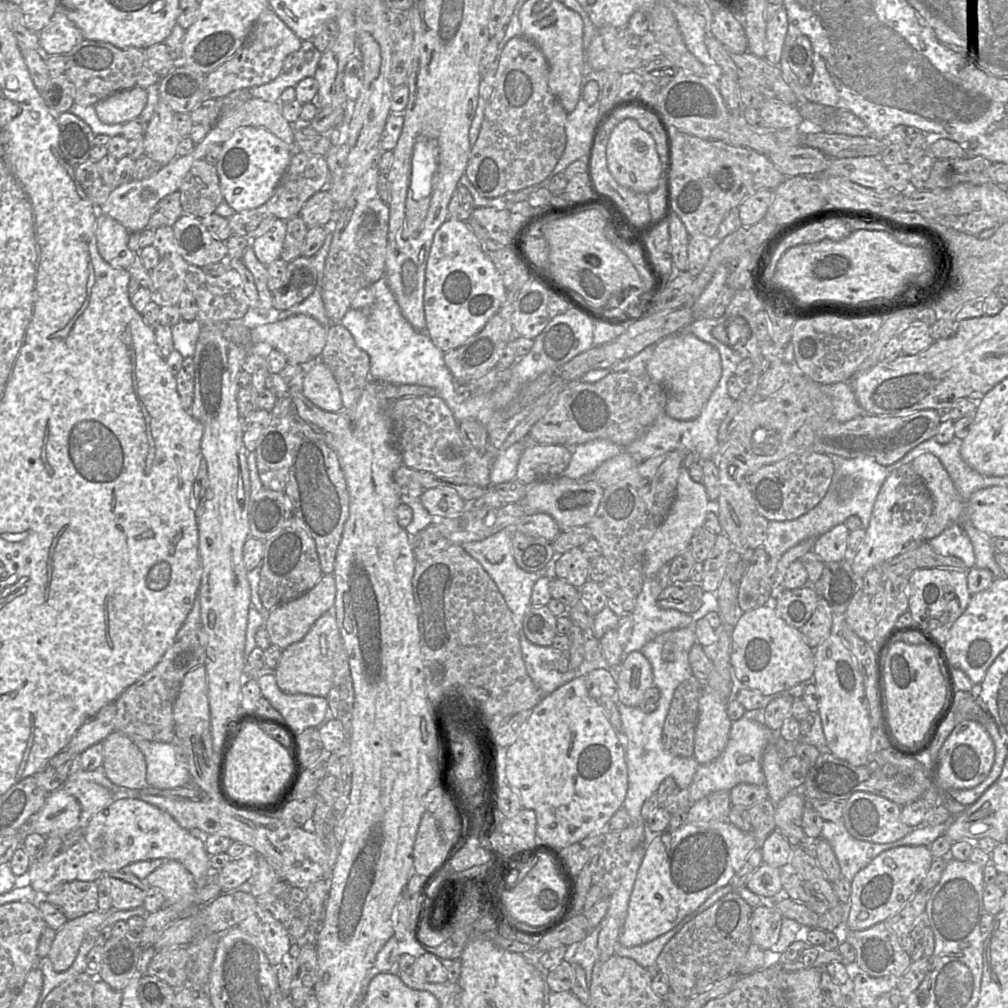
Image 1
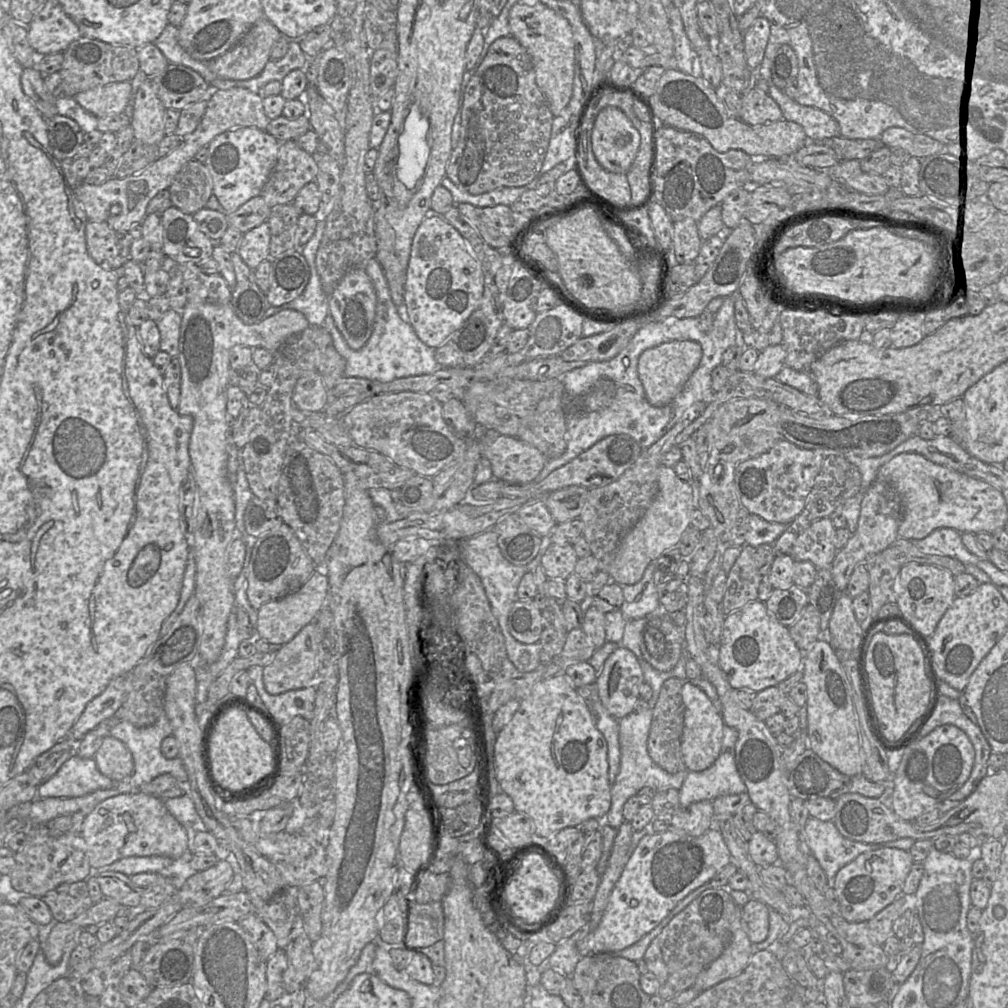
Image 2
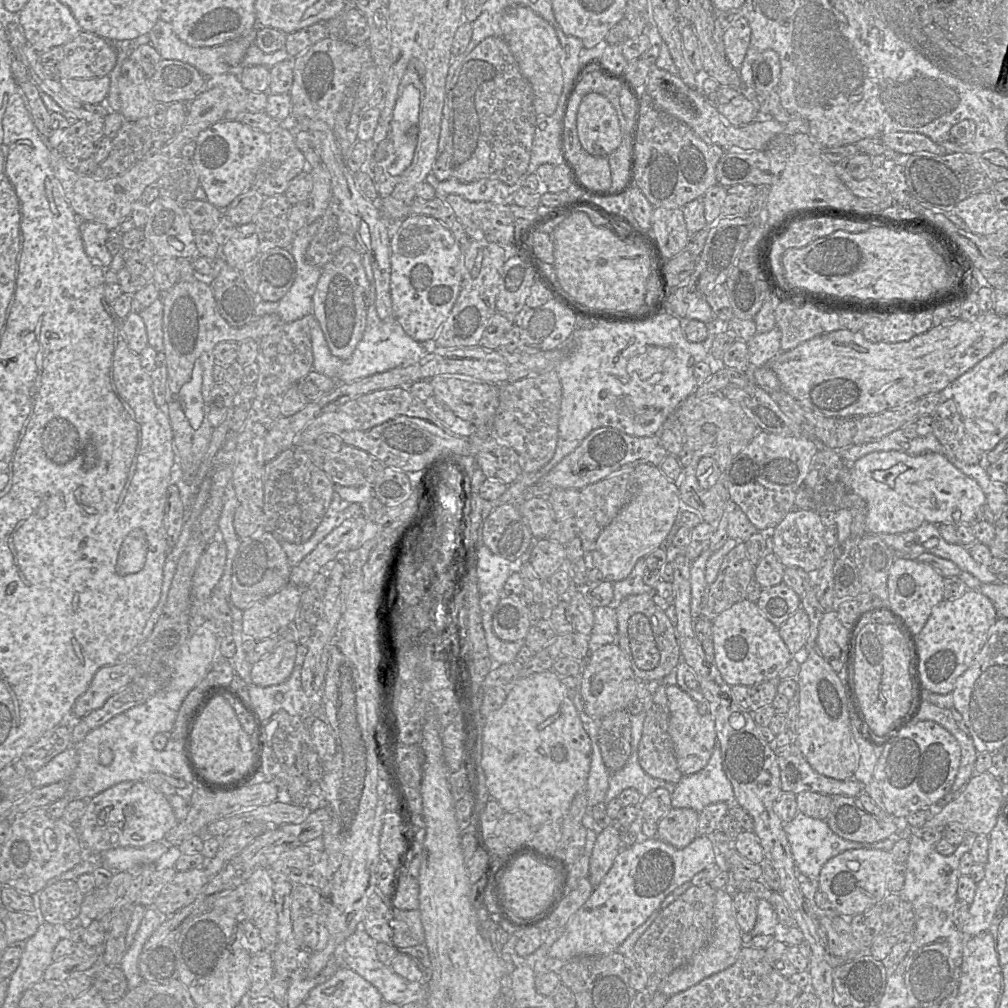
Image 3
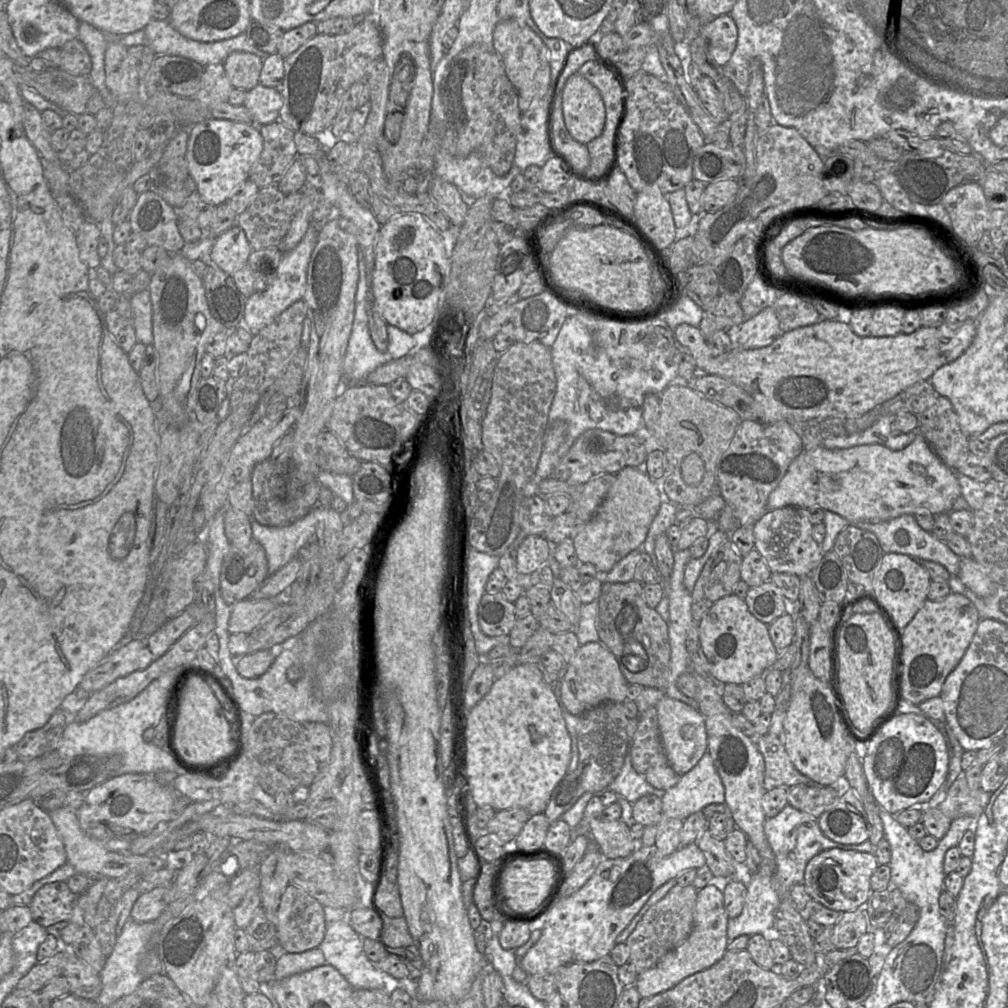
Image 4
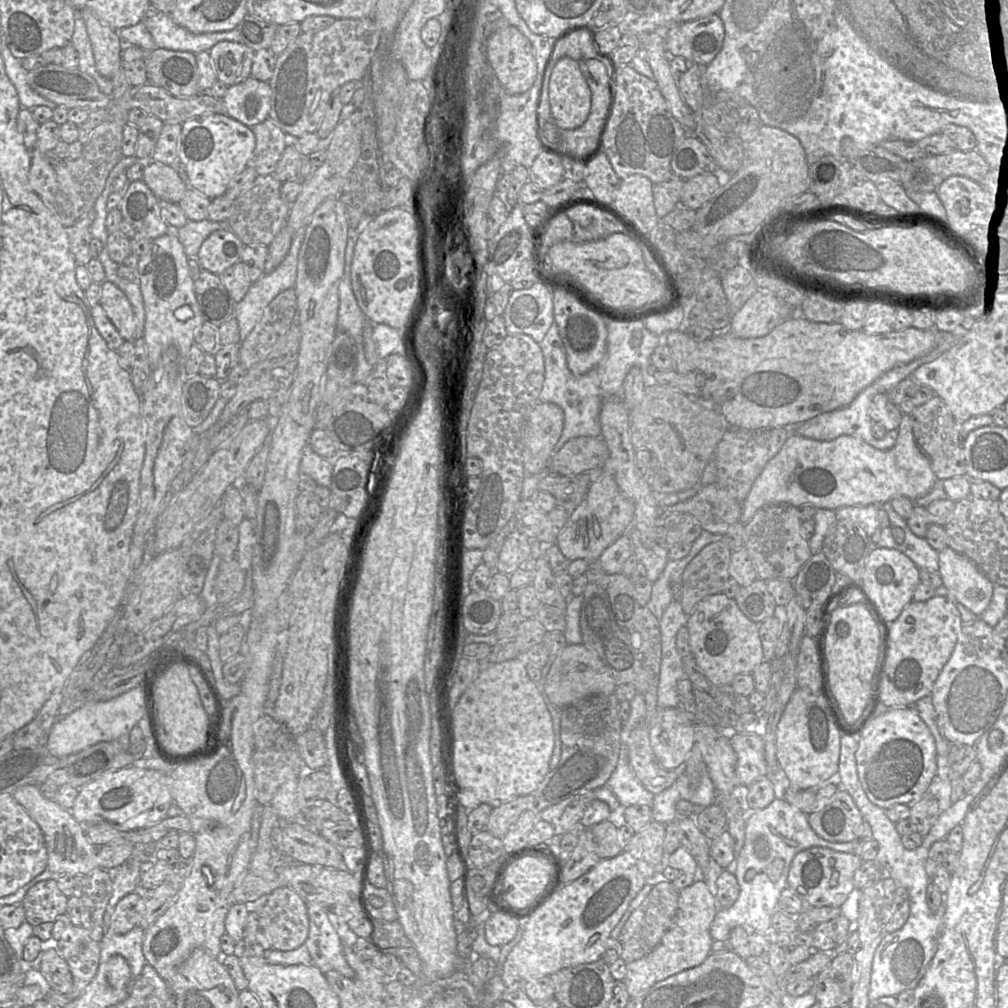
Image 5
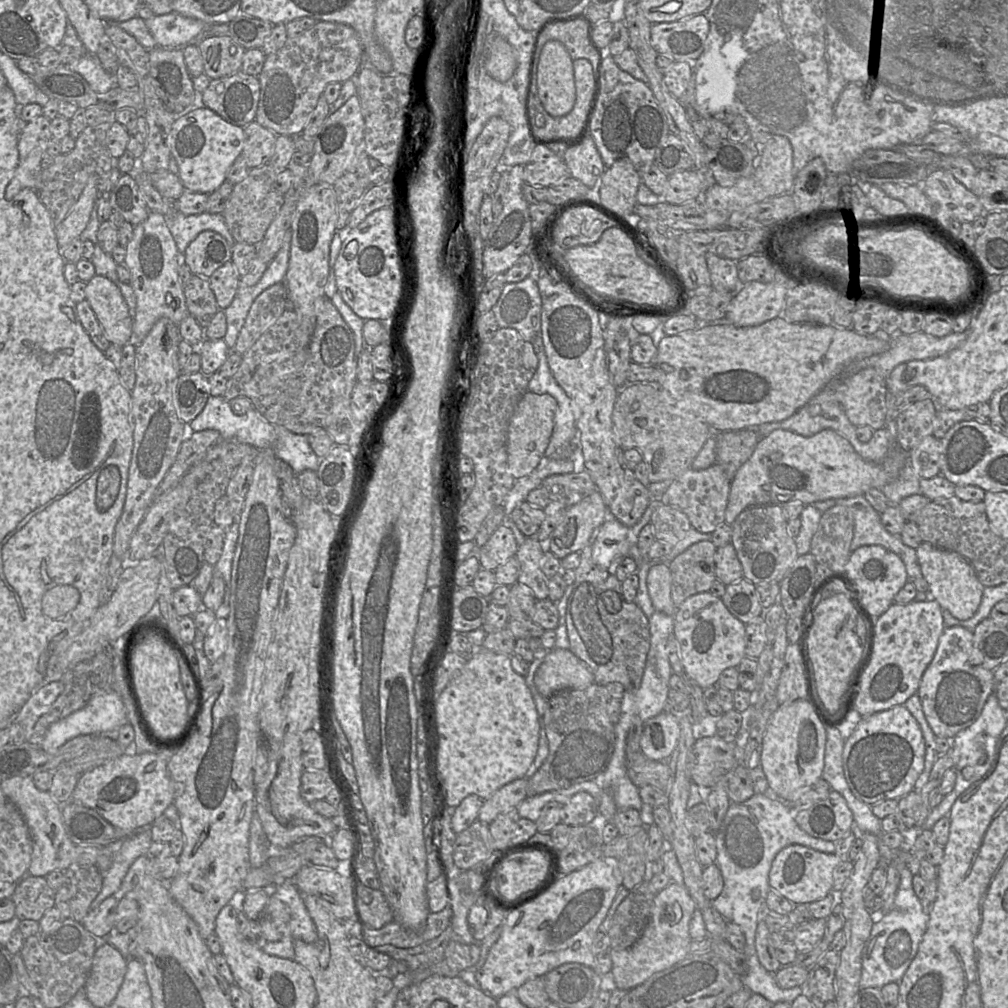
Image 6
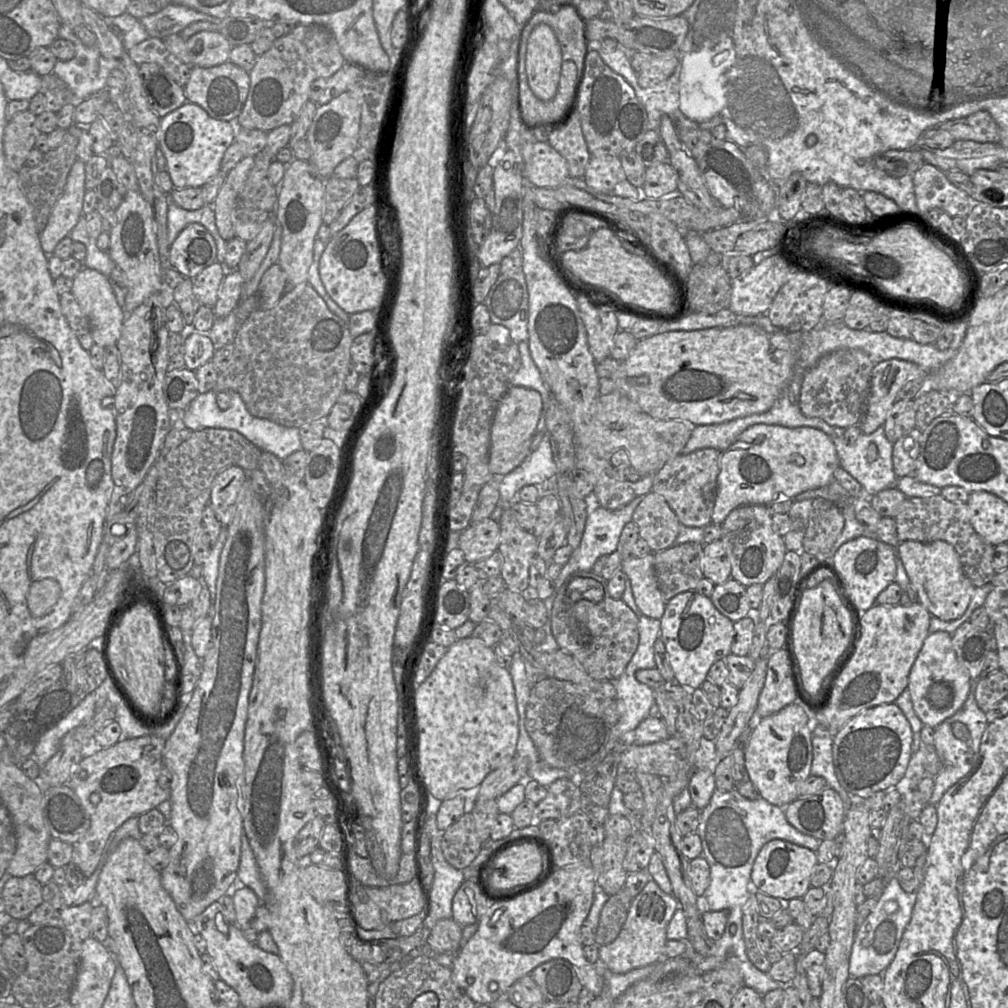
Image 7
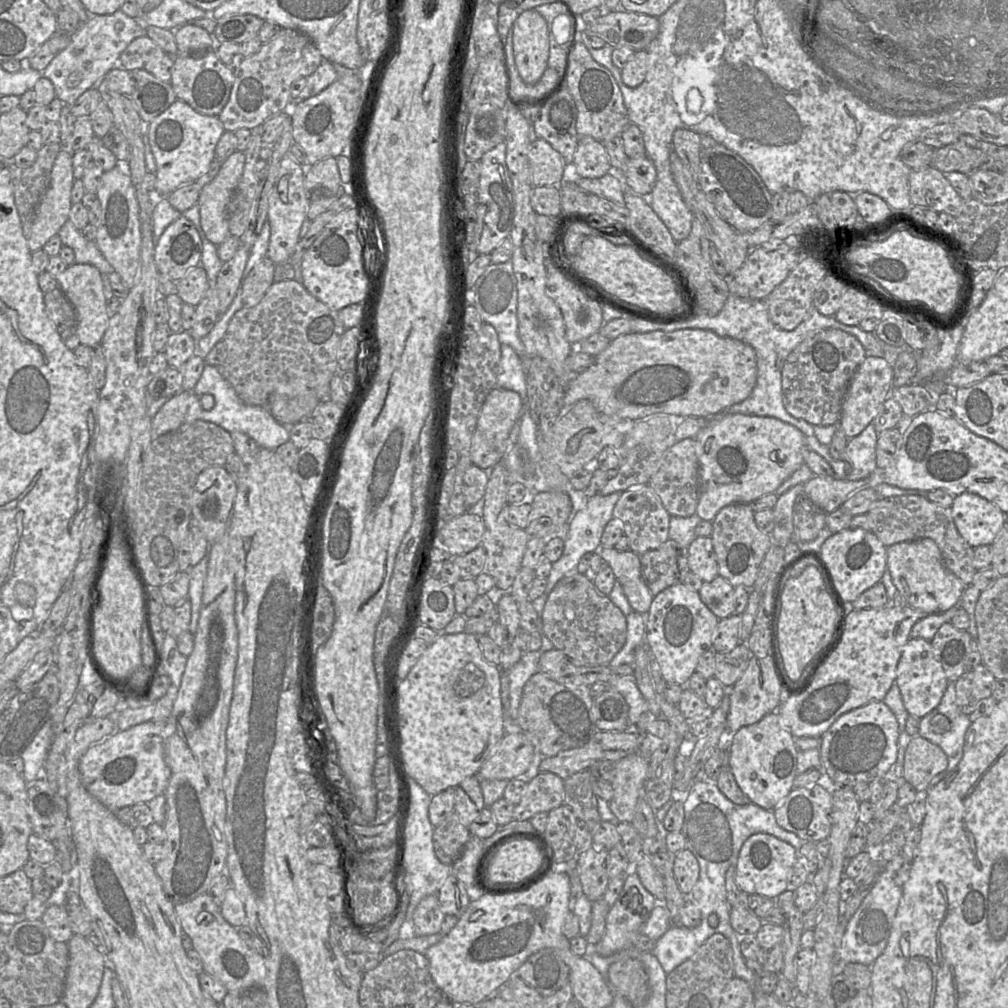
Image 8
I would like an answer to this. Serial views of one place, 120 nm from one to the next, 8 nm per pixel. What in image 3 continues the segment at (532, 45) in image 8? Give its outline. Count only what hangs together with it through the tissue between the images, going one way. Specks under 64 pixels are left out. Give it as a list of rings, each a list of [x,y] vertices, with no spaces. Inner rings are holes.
[[[586,94],[577,109],[576,128],[579,141],[589,154],[607,158],[621,144],[623,132],[617,112],[601,94]]]

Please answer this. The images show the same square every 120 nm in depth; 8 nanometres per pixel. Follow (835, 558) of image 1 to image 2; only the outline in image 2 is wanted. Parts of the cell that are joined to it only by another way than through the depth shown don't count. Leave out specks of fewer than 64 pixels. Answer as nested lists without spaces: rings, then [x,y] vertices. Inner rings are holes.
[[[829,517],[821,518],[813,522],[807,529],[799,534],[789,555],[795,561],[809,561],[817,569],[829,568],[835,558],[838,549],[835,547],[836,528],[833,526]]]

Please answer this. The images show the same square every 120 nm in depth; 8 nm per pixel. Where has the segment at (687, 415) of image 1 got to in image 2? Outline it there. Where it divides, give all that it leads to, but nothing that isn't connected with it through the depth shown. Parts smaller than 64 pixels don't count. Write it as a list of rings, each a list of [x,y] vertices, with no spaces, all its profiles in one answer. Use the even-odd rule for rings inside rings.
[[[672,340],[646,349],[639,357],[637,371],[647,400],[658,407],[669,404],[681,392],[701,358],[700,344],[691,340]]]

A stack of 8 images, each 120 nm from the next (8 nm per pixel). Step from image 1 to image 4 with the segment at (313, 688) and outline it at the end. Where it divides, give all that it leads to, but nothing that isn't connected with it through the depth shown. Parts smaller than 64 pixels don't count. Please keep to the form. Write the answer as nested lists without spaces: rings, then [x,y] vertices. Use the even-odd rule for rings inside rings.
[[[293,637],[269,650],[249,652],[236,660],[239,674],[245,678],[258,678],[262,676],[273,664],[276,657],[286,649],[292,649],[298,637]]]

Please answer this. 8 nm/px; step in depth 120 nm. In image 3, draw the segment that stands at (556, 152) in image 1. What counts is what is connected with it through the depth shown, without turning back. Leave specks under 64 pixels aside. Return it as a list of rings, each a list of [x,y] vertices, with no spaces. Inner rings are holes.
[[[488,37],[479,43],[471,52],[462,54],[457,60],[451,62],[447,81],[445,106],[441,133],[439,138],[438,154],[434,163],[432,173],[440,180],[458,180],[460,182],[472,182],[484,178],[497,178],[507,185],[515,184],[526,172],[531,155],[533,138],[536,130],[537,114],[534,110],[534,94],[530,83],[521,73],[519,66],[511,53],[506,42],[500,37]]]

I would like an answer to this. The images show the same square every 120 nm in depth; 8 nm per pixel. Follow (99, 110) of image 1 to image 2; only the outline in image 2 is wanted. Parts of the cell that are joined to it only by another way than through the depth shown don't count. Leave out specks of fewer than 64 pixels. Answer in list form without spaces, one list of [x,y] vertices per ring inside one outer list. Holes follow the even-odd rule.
[[[115,82],[80,92],[73,98],[96,117],[124,112],[132,95],[130,82]]]

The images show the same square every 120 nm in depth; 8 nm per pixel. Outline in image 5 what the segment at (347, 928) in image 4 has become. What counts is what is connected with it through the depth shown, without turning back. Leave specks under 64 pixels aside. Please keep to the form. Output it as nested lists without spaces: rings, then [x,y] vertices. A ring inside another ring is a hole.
[[[307,903],[307,912],[309,933],[304,945],[308,948],[312,963],[323,973],[335,970],[346,978],[354,978],[355,972],[344,956],[344,943],[329,915],[311,903]]]

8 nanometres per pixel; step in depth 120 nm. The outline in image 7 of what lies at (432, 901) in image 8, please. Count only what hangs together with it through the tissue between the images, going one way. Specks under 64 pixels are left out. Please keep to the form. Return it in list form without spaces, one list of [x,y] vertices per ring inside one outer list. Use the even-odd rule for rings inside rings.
[[[453,918],[437,921],[427,939],[432,953],[454,955],[463,945],[461,927]]]

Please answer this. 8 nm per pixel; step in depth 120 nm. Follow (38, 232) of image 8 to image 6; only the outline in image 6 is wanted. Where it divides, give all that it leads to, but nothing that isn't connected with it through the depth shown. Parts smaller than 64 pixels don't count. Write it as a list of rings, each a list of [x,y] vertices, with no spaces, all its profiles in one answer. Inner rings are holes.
[[[91,175],[79,199],[66,217],[55,224],[56,240],[60,248],[67,246],[72,240],[80,237],[86,228],[97,197],[97,175]]]

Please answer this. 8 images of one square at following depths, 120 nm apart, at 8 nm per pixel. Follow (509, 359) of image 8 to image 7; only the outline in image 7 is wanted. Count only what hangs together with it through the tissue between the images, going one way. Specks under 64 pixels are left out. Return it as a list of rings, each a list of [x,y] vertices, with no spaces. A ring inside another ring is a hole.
[[[519,342],[518,348],[521,357],[521,367],[512,379],[512,386],[515,385],[536,390],[541,394],[545,405],[548,404],[548,400],[553,395],[531,357],[529,342]]]

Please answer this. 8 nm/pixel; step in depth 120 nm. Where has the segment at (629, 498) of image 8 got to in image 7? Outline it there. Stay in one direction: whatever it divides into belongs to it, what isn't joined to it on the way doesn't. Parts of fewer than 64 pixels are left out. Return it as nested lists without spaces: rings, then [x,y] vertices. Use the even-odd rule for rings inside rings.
[[[653,492],[642,497],[631,521],[637,524],[640,537],[652,552],[660,552],[673,546],[681,526],[666,500]]]

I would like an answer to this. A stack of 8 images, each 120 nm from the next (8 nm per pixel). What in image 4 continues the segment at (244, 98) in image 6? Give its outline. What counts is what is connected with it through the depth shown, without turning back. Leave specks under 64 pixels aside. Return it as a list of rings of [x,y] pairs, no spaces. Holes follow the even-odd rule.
[[[261,84],[247,91],[243,104],[251,113],[257,126],[278,121],[282,105],[283,98],[279,91]]]

